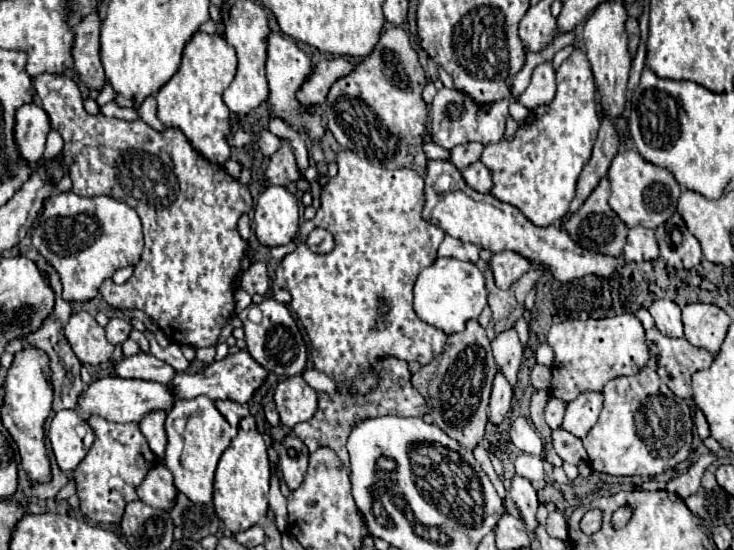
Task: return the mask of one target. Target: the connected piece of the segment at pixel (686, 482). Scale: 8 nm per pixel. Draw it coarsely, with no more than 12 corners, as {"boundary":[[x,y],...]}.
{"boundary":[[713,453],[701,457],[687,473],[671,479],[667,489],[681,499],[697,493],[705,469],[717,461]]}

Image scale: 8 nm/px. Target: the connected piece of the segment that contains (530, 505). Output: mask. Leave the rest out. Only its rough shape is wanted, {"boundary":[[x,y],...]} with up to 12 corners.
{"boundary":[[515,475],[511,499],[529,531],[537,529],[537,491],[527,477]]}

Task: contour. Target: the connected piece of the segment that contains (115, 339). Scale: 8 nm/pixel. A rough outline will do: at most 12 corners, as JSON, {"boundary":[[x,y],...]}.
{"boundary":[[111,319],[105,327],[107,341],[119,345],[129,337],[131,323]]}

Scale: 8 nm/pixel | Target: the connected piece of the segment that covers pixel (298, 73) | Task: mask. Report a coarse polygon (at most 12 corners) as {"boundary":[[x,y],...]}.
{"boundary":[[269,33],[271,111],[307,127],[317,141],[325,127],[315,109],[297,107],[297,87],[311,59],[295,41]]}

